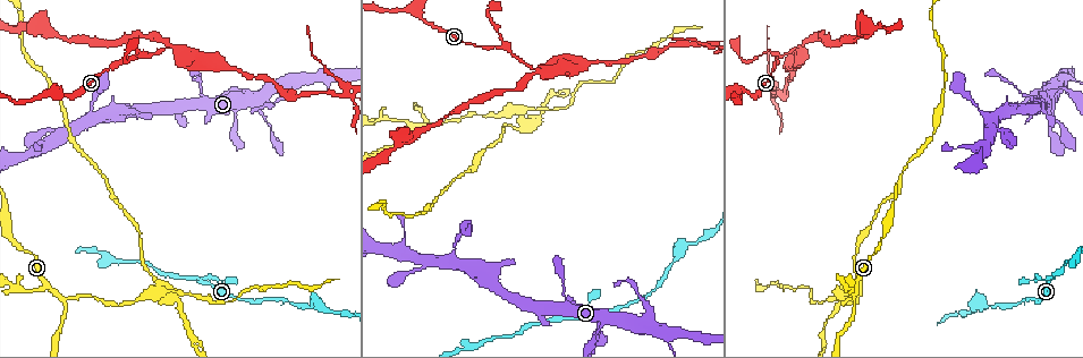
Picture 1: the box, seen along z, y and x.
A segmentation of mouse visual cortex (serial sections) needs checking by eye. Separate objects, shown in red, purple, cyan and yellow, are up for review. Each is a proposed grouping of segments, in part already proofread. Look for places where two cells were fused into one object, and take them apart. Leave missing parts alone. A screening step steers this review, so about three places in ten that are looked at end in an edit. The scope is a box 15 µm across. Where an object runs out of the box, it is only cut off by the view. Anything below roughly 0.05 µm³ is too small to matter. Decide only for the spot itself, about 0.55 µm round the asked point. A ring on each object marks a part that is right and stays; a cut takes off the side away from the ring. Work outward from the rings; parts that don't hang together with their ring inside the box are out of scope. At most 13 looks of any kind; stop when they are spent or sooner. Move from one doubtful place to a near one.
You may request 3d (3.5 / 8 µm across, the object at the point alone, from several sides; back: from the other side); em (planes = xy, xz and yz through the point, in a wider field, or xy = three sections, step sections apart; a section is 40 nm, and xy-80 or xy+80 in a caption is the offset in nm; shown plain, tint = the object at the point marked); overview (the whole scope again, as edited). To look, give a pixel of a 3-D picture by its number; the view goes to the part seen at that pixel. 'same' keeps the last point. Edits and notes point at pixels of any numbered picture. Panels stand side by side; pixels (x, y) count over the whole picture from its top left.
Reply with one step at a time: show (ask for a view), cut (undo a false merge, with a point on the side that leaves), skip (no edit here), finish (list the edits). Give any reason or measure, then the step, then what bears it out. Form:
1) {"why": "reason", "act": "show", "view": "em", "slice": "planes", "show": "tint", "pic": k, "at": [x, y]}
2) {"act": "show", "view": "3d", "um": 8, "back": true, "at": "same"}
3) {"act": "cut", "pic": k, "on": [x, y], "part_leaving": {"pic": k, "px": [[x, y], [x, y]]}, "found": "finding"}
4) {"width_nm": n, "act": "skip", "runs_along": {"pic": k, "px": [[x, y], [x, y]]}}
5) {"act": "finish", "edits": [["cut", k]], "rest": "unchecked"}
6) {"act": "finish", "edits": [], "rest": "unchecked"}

{"why": "abrupt turn", "act": "show", "view": "3d", "um": 8, "back": true, "pic": 1, "at": [409, 122]}

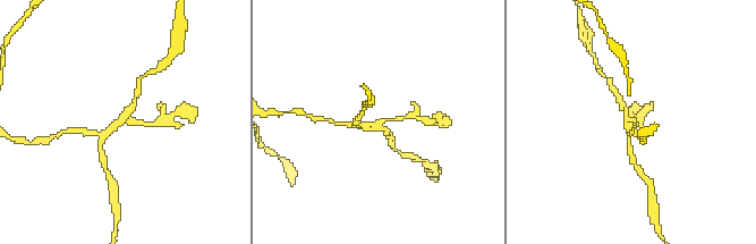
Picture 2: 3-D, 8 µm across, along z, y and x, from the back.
{"why": "closer look", "act": "show", "view": "3d", "um": 3.5, "pic": 2, "at": [379, 123]}

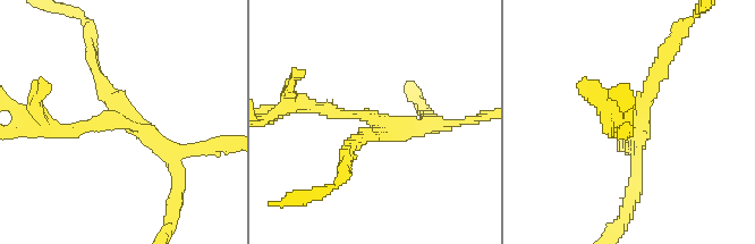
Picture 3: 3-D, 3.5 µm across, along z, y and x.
{"arms": 3, "arm_widths_nm": [150, 200, 200], "why": "now the EM", "act": "show", "view": "em", "slice": "planes", "show": "tint", "pic": 3, "at": [372, 122]}

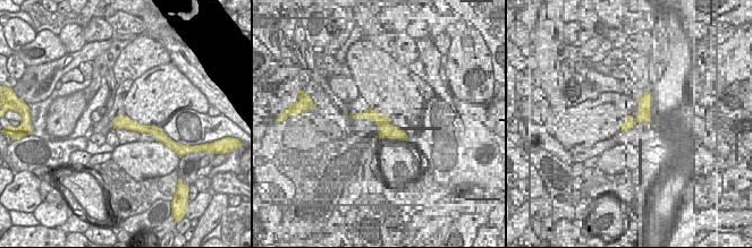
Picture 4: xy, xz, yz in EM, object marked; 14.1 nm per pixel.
{"act": "cut", "pic": 3, "on": [82, 127], "part_leaving": {"pic": 3, "px": [[163, 144], [230, 144]]}, "found": "two cells meet here"}

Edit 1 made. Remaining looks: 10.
{"why": "branch point", "act": "show", "view": "3d", "um": 3.5, "pic": 1, "at": [138, 54]}

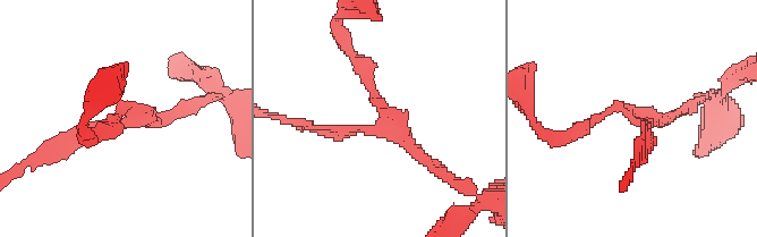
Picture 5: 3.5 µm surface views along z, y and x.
{"act": "show", "view": "em", "slice": "xy", "step": 3, "show": "tint", "pic": 5, "at": [124, 122]}

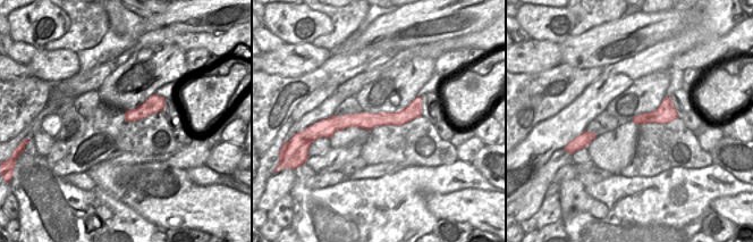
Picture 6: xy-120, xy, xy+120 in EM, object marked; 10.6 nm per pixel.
{"why": "another direction", "act": "show", "view": "em", "slice": "xy", "step": 2, "show": "tint", "at": "same"}

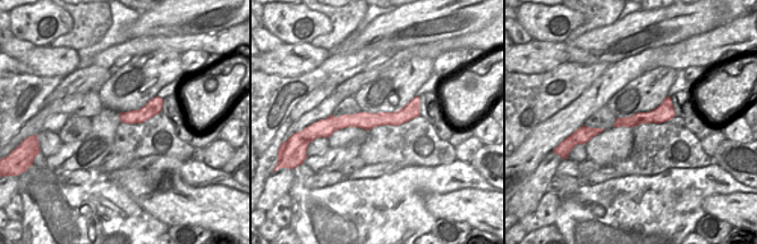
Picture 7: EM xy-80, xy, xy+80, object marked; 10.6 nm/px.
{"act": "skip", "runs_along": {"pic": 7, "px": [[416, 100], [397, 118], [329, 125]]}, "found": "one cell here"}

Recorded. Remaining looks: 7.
{"why": "sharp bend", "act": "show", "view": "3d", "um": 3.5, "pic": 1, "at": [174, 50]}

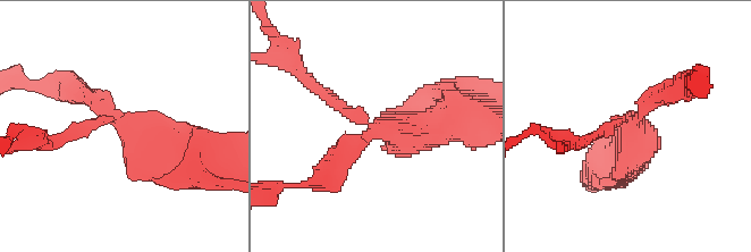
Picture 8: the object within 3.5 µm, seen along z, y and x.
{"arms": 3, "arm_widths_nm": [150, 200, 600], "act": "cut", "pic": 8, "on": [649, 149], "part_leaving": {"pic": 8, "px": [[630, 124], [630, 166], [615, 173]]}, "found": "two cells meet here"}

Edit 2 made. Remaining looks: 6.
{"act": "show", "view": "overview"}

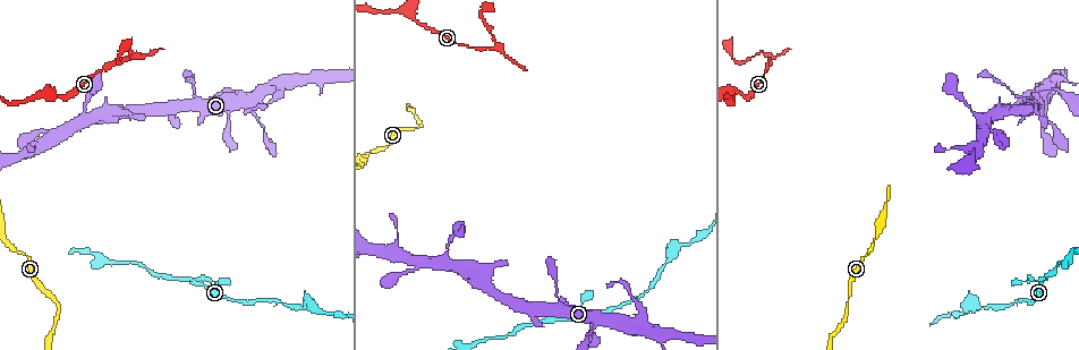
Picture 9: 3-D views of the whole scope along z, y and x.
{"why": "branch point", "act": "show", "view": "3d", "um": 8, "pic": 9, "at": [1042, 283]}

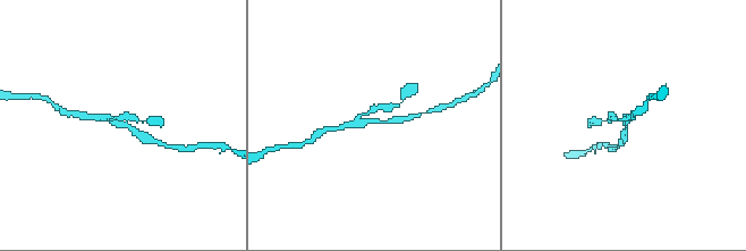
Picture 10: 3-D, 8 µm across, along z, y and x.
{"act": "show", "view": "3d", "um": 3.5, "pic": 10, "at": [367, 122]}

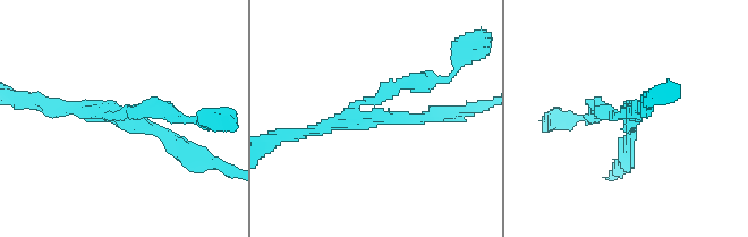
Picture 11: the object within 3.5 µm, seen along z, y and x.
{"act": "show", "view": "em", "slice": "planes", "show": "tint", "pic": 11, "at": [374, 120]}

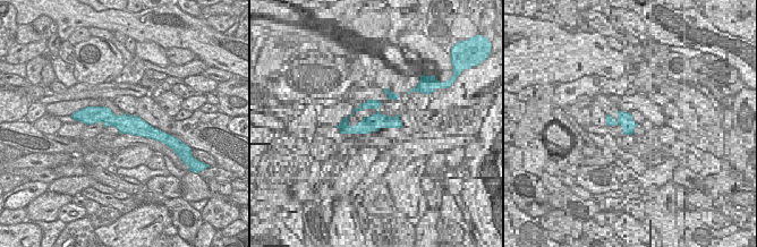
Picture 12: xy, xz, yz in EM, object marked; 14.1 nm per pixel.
{"arms": 3, "arm_widths_nm": [200, 200, 200], "act": "skip", "runs_along": {"pic": 11, "px": [[185, 152], [133, 117], [45, 107]]}, "found": "all the same cell"}

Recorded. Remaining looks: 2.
{"why": "three-way junction", "act": "show", "view": "3d", "um": 8, "back": true, "pic": 9, "at": [595, 327]}

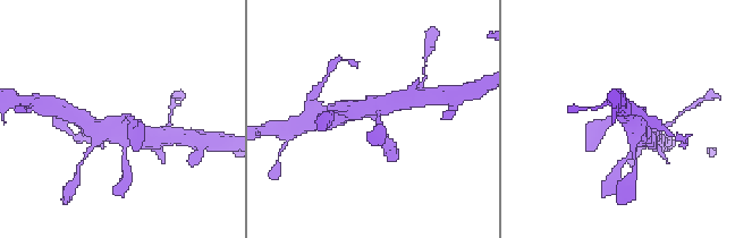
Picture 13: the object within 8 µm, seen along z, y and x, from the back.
{"arms": 3, "arm_widths_nm": [200, 600, 600], "act": "show", "view": "em", "slice": "xy", "step": 1, "show": "tint", "pic": 13, "at": [122, 119]}

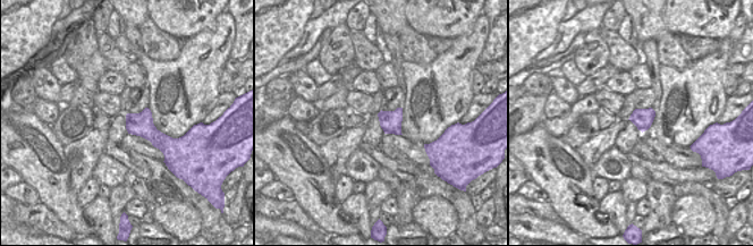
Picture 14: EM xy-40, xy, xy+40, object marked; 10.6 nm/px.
{"act": "skip", "runs_along": {"pic": 13, "px": [[641, 134], [623, 116], [605, 125]]}, "found": "all the same cell"}

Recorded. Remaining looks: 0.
{"act": "finish", "edits": [["cut", 3], ["cut", 8]], "rest": "unchecked"}

